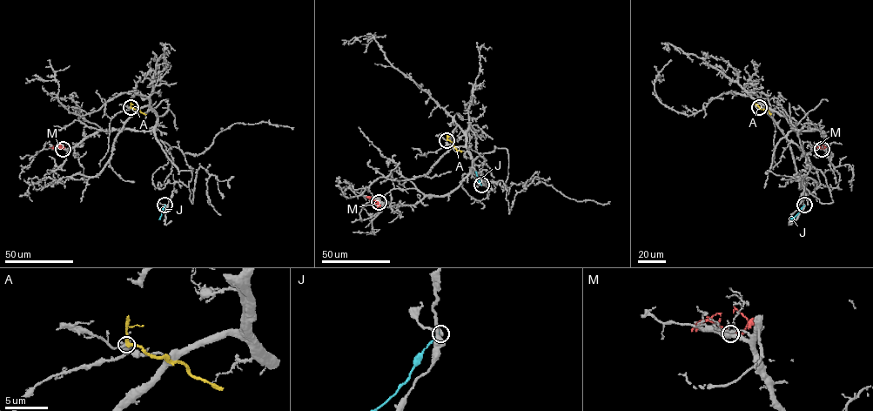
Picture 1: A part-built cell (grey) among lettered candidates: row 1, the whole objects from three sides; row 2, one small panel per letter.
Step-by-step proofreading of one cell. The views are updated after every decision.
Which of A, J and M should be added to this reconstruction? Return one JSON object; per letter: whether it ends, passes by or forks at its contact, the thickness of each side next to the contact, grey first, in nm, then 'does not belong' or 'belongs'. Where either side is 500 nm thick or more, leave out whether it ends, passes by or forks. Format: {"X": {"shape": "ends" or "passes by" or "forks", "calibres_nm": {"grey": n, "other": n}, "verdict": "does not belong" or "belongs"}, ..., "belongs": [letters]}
{"A": {"shape": "passes by", "calibres_nm": {"grey": 190, "other": 220}, "verdict": "does not belong"}, "J": {"shape": "ends", "calibres_nm": {"grey": 240, "other": 200}, "verdict": "does not belong"}, "M": {"shape": "passes by", "calibres_nm": {"grey": 280, "other": 180}, "verdict": "does not belong"}, "belongs": []}

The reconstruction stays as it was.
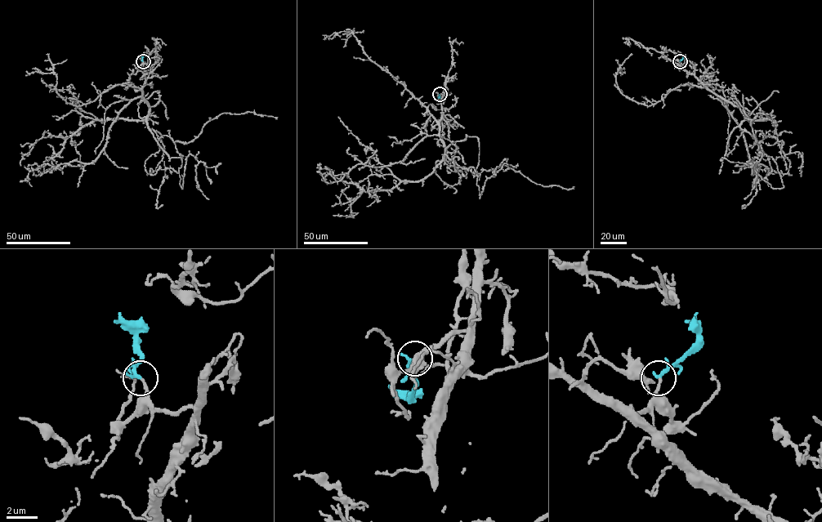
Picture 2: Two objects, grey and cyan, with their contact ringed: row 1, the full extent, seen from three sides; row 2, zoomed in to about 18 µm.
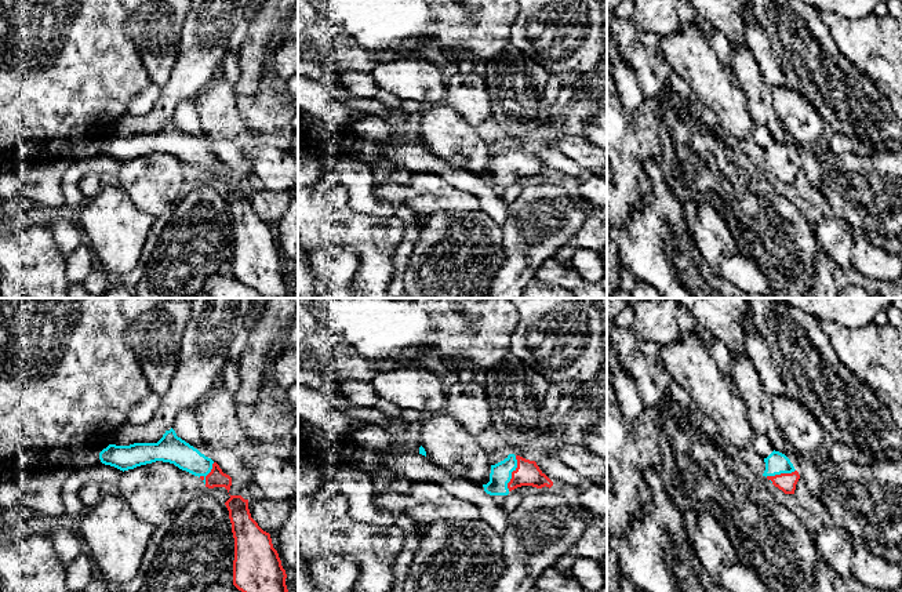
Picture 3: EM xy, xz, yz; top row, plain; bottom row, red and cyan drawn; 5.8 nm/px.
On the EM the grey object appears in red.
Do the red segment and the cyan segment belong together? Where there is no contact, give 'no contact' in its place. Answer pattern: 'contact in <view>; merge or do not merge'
contact in xz; merge

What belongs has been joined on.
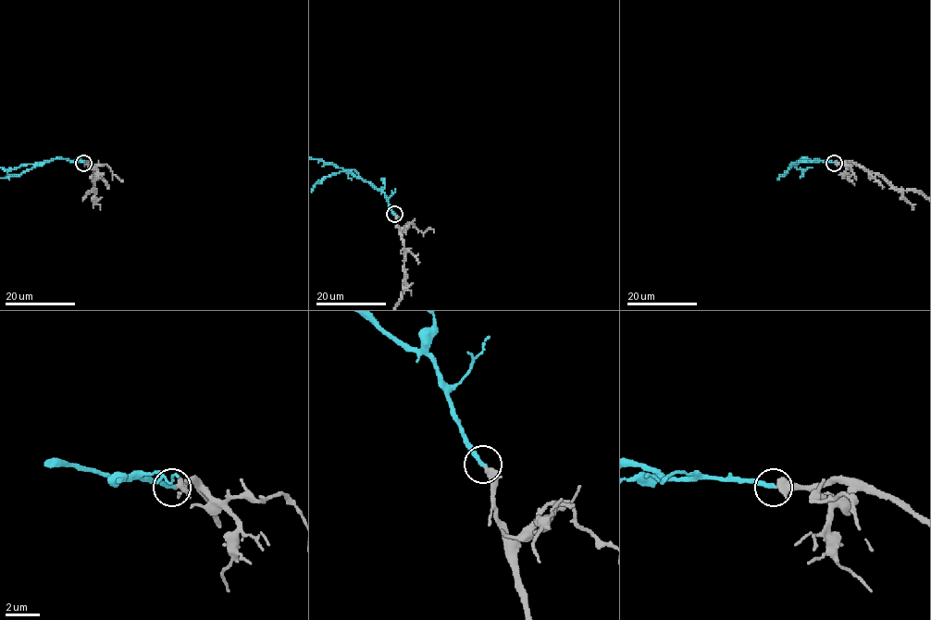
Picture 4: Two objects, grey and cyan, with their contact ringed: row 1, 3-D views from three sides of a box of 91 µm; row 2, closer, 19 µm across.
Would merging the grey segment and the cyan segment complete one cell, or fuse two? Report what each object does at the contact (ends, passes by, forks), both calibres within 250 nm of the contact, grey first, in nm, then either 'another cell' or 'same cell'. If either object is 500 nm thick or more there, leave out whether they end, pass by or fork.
grey passes by; cyan ends; calibres 280 and 280 nm; same cell

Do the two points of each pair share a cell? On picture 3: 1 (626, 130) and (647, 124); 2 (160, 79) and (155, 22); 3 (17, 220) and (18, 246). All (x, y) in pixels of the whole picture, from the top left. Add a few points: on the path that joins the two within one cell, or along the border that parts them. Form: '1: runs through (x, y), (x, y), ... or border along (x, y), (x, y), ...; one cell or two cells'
1: runs through (632, 130), (642, 130); one cell
2: runs through (159, 65), (156, 36); one cell
3: border along (24, 222), (14, 231); two cells

